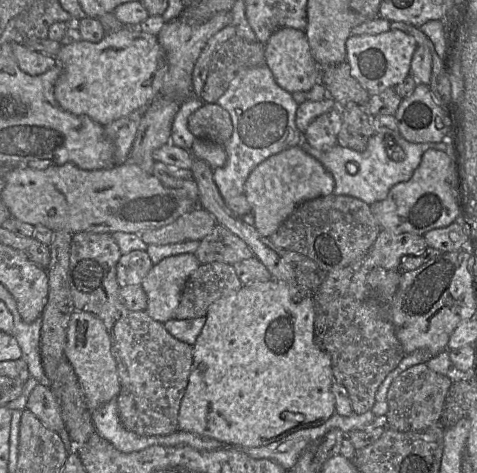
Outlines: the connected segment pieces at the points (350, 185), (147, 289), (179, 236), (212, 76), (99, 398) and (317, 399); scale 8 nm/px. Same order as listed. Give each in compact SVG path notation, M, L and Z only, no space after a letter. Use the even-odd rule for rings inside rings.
M400 132L374 133L369 138L367 148L363 152L340 146L338 143L330 150L320 151L310 146L304 138L300 140L299 146L307 154L317 159L331 173L335 182L333 194L358 198L368 205L384 200L395 184L408 181L428 149L446 151L449 155L446 140L437 143L412 143L402 137ZM389 138L393 139L392 145L387 143ZM348 162L354 162L358 166L355 174L348 173L346 169Z
M194 254L169 256L153 265L140 285L147 296L145 312L160 323L174 319L184 285L199 265Z
M194 207L171 224L139 232L138 237L147 245L167 245L185 241L200 242L212 232L217 222L205 209Z
M237 35L229 38L213 54L201 93L204 103L216 103L240 70L266 64L264 45Z
M74 311L67 327L65 355L72 365L90 410L117 399L121 382L117 364L111 351L111 338L103 323L96 315L85 311Z
M272 278L263 283L243 285L237 292L218 299L210 305L205 318L205 324L192 346L192 369L178 414L180 431L212 438L237 448L257 448L280 441L298 430L321 426L335 414L335 397L331 390L334 382L331 357L314 341L315 312L312 294L301 293L295 286Z

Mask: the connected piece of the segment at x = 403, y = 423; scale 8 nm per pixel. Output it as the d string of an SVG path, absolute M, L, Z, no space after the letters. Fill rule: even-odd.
M426 363L414 365L403 371L393 380L388 389L387 427L408 432L424 430L439 423L451 384L450 378L432 371Z

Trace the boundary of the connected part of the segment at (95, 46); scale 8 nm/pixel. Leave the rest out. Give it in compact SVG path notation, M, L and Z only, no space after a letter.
M126 26L106 34L98 43L81 40L61 46L56 60L62 69L54 86L54 96L60 107L75 115L86 115L102 126L128 116L135 110L145 109L159 95L168 70L166 54L157 35L145 33L138 26Z

